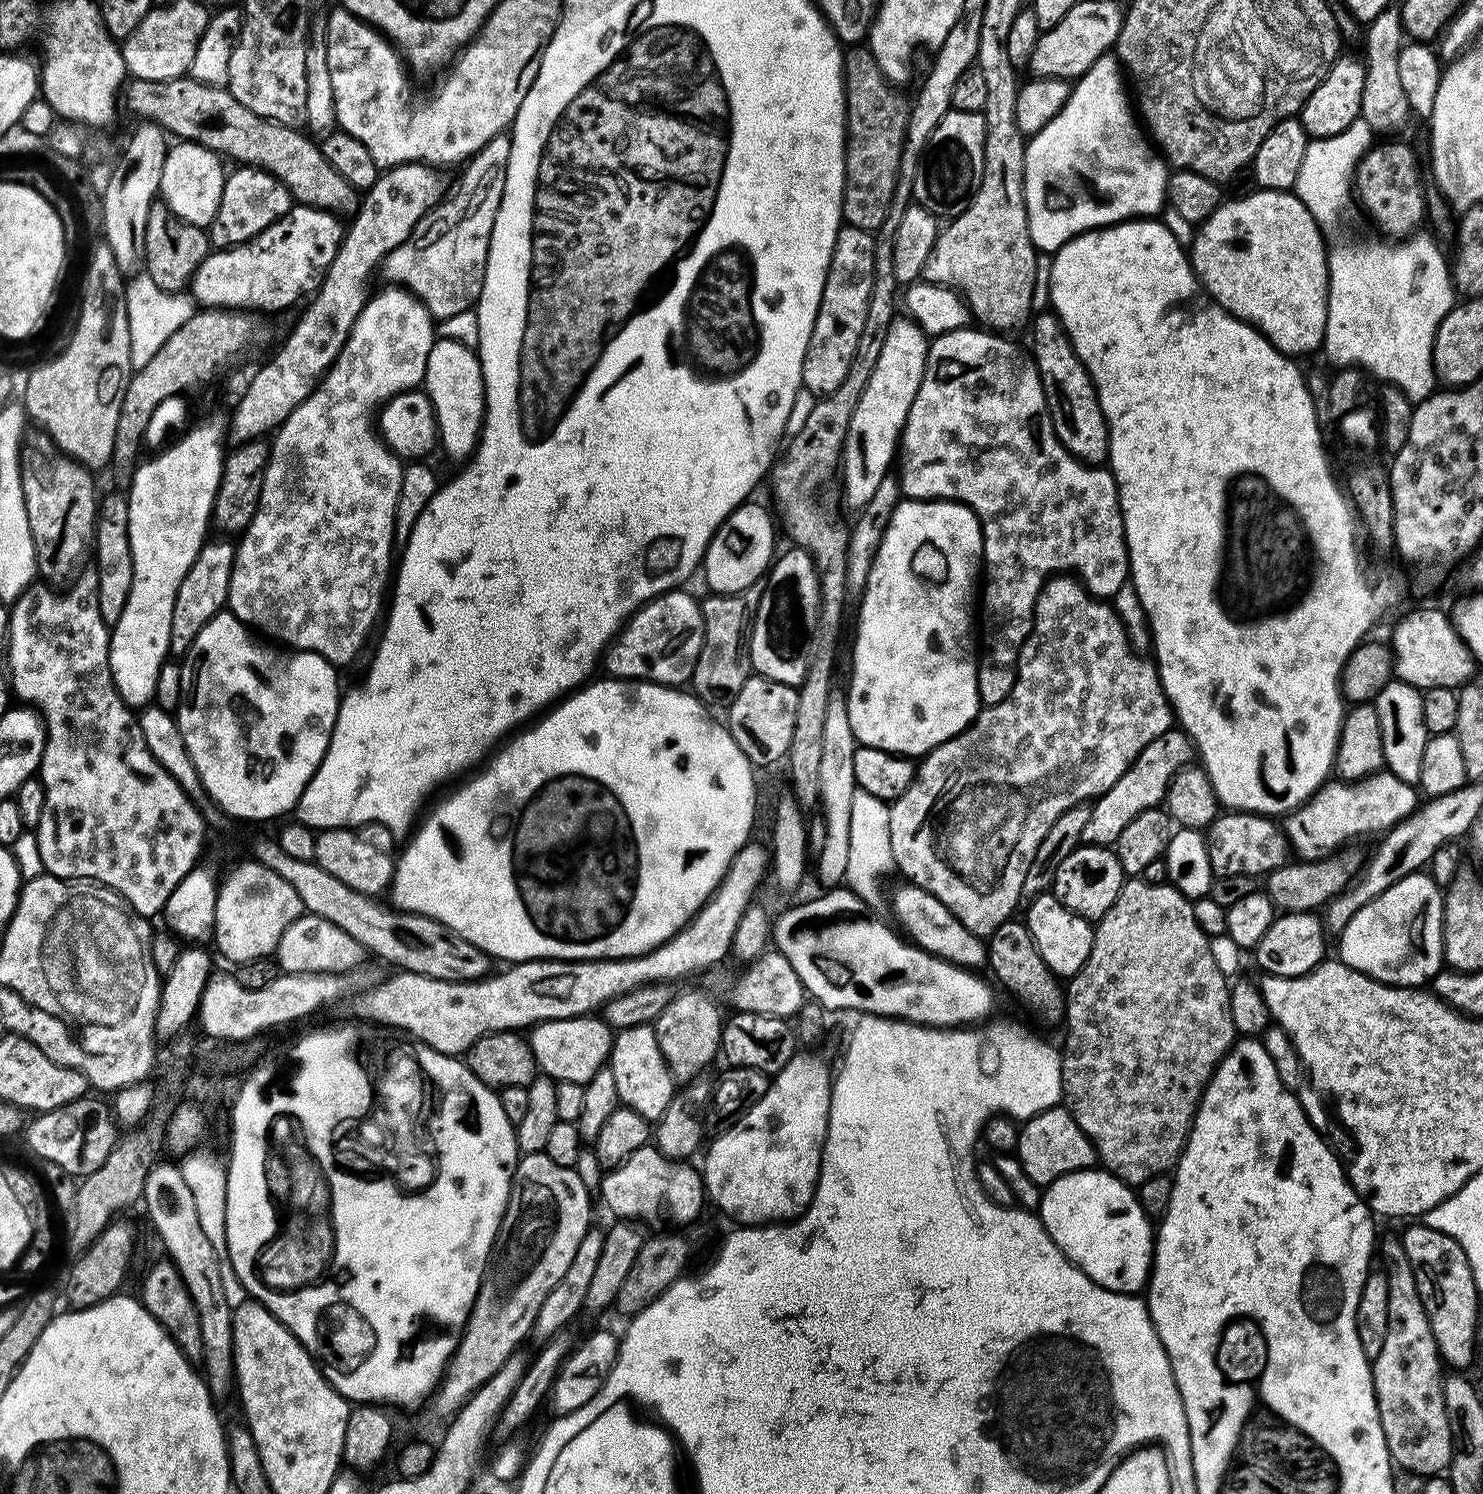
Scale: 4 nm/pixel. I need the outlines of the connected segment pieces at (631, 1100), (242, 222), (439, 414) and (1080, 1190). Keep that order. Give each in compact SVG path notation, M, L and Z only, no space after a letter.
M652 1024L621 1028L615 1033L610 1067L618 1082L618 1098L623 1107L638 1110L638 1114L650 1122L660 1120L662 1114L666 1114L666 1106L670 1106L678 1084L672 1079L666 1058L662 1058L662 1050L658 1050L658 1038Z
M240 166L237 172L227 173L222 202L218 202L218 214L214 214L210 225L210 244L213 249L223 250L237 244L247 244L266 226L282 218L294 206L288 187L261 168Z
M437 339L430 350L430 358L426 362L426 374L424 375L423 391L428 393L428 401L432 403L432 409L436 415L436 430L438 444L452 460L464 462L476 451L478 437L484 423L484 375L480 369L480 357L471 347L457 340Z
M1107 1170L1068 1172L1043 1189L1038 1217L1070 1263L1106 1290L1140 1294L1152 1271L1154 1226L1129 1185Z

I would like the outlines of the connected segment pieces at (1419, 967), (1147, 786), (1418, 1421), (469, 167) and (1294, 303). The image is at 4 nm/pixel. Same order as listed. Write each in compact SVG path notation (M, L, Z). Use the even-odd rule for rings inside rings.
M1413 874L1403 877L1396 884L1390 885L1384 893L1374 898L1368 905L1362 906L1350 918L1350 922L1346 923L1344 931L1339 933L1338 940L1340 940L1340 953L1338 953L1340 963L1350 966L1355 972L1366 974L1372 980L1380 980L1383 984L1390 984L1401 988L1415 988L1427 985L1432 977L1441 971L1444 964L1444 897L1442 895L1442 888L1428 874Z
M1170 730L1154 738L1154 742L1150 742L1150 746L1146 746L1142 754L1138 754L1138 758L1126 770L1126 774L1122 774L1122 778L1118 778L1118 782L1114 782L1110 790L1096 797L1092 804L1090 822L1086 822L1086 830L1082 830L1083 843L1115 845L1118 834L1126 830L1126 822L1138 818L1138 814L1146 810L1163 805L1164 796L1174 774L1178 774L1181 768L1189 767L1193 760L1192 742L1182 730Z
M1399 1235L1388 1236L1385 1240L1383 1237L1378 1244L1378 1256L1388 1263L1386 1275L1390 1286L1390 1318L1386 1343L1383 1344L1378 1358L1371 1361L1372 1385L1382 1422L1382 1434L1386 1438L1388 1454L1397 1469L1405 1468L1408 1472L1417 1472L1421 1478L1429 1478L1443 1473L1452 1460L1453 1429L1448 1421L1443 1394L1446 1372L1442 1367L1440 1351L1434 1342L1434 1334L1430 1334L1430 1318L1426 1318L1426 1306L1422 1306L1418 1282L1414 1282L1414 1270L1406 1258L1403 1239Z
M501 134L490 138L482 150L471 157L463 165L464 173L456 184L456 189L449 191L445 199L416 223L416 231L409 236L408 241L398 246L384 259L382 276L389 285L403 286L412 293L416 299L422 301L433 321L441 322L452 315L469 311L479 301L484 285L484 275L490 254L490 238L494 230L494 218L500 209L506 186L506 170L510 158L511 135Z
M1257 190L1249 196L1225 199L1210 214L1207 220L1199 225L1198 231L1190 245L1190 259L1192 268L1196 271L1196 278L1201 288L1231 316L1237 316L1243 324L1249 324L1251 328L1257 328L1267 340L1274 345L1279 352L1283 352L1289 358L1300 358L1303 352L1312 352L1321 347L1324 343L1324 331L1326 330L1326 316L1328 314L1328 254L1326 251L1325 237L1316 219L1310 214L1310 210L1291 191L1270 192Z

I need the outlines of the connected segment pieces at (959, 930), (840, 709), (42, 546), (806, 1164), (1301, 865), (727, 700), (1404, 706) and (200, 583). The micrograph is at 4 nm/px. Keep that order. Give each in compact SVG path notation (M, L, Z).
M911 882L901 885L901 888L892 892L892 912L896 915L897 922L908 931L906 936L911 943L940 960L957 964L960 968L980 970L980 967L983 969L987 965L988 946L981 937L966 930L966 926L962 926L956 915L945 904L938 902L934 894Z
M832 698L826 706L826 720L822 731L822 760L818 769L820 797L818 808L826 822L826 840L820 852L814 856L814 872L824 883L825 889L833 889L845 883L850 866L850 806L856 793L854 778L854 750L858 741L850 726L847 699Z
M43 430L32 431L23 437L20 446L26 518L34 538L39 579L60 590L80 575L85 567L84 559L87 556L89 559L96 535L98 491L89 469L72 457L65 456Z
M800 1050L795 1056L790 1058L790 1062L786 1062L786 1066L781 1072L775 1073L771 1077L766 1094L754 1106L754 1110L750 1110L742 1117L736 1125L728 1132L721 1132L715 1137L716 1140L708 1148L708 1153L704 1156L704 1164L702 1163L702 1175L704 1178L704 1186L706 1196L709 1201L712 1200L725 1212L728 1216L733 1216L736 1222L744 1226L763 1226L773 1222L787 1222L801 1216L810 1206L810 1202L816 1193L816 1183L820 1177L820 1159L824 1153L824 1139L828 1133L828 1115L830 1114L830 1102L832 1101L832 1082L834 1079L833 1069L828 1069L828 1064L819 1056L816 1050Z
M1356 846L1345 847L1336 855L1327 856L1324 860L1289 862L1278 870L1268 873L1266 893L1281 913L1316 912L1323 909L1337 895L1346 891L1360 876L1365 864L1366 856L1363 856Z
M757 582L741 592L709 595L709 600L705 599L701 603L704 645L694 666L690 688L696 699L705 705L731 704L738 690L742 690L742 686L746 686L746 682L754 674L748 644L752 640L752 622L763 593L764 584Z
M1393 678L1374 701L1378 726L1382 726L1382 750L1387 771L1393 772L1402 782L1419 785L1422 774L1422 750L1426 750L1428 731L1422 716L1422 692L1412 684Z
M228 538L209 539L200 547L198 558L194 558L194 566L186 570L186 578L182 578L182 586L178 586L178 594L174 598L174 614L170 626L170 652L173 657L183 657L192 644L194 638L198 638L198 630L210 622L220 612L225 611L228 603L228 591L230 590L230 578L232 567L236 561L236 544L228 541Z

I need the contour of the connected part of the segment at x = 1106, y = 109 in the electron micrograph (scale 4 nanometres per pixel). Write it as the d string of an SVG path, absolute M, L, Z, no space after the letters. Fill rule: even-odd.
M1109 54L1098 58L1098 62L1094 62L1094 66L1090 66L1090 70L1086 70L1083 76L1079 77L1071 85L1066 106L1062 106L1060 113L1054 118L1050 118L1050 122L1046 122L1044 129L1035 133L1027 141L1024 150L1024 197L1026 198L1026 210L1028 211L1028 225L1030 226L1032 245L1041 253L1054 254L1066 242L1070 242L1075 236L1081 236L1083 232L1091 232L1098 228L1107 228L1113 224L1123 224L1126 220L1159 217L1166 208L1168 179L1170 175L1169 165L1166 163L1165 157L1154 147L1153 141L1146 135L1145 129L1142 127L1133 105L1130 103L1129 93L1128 96L1124 93L1124 84L1126 88L1126 80L1122 75L1122 65L1116 59L1115 55Z

